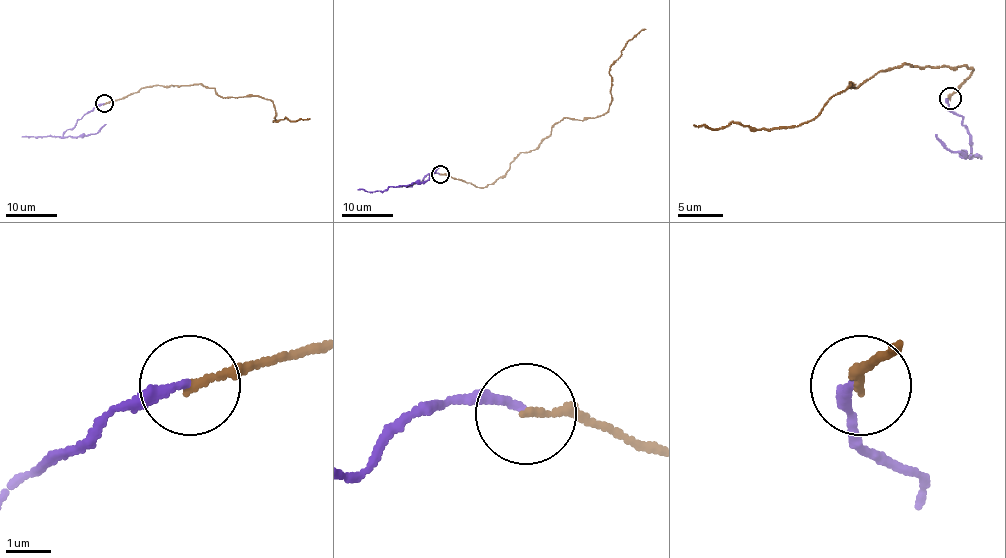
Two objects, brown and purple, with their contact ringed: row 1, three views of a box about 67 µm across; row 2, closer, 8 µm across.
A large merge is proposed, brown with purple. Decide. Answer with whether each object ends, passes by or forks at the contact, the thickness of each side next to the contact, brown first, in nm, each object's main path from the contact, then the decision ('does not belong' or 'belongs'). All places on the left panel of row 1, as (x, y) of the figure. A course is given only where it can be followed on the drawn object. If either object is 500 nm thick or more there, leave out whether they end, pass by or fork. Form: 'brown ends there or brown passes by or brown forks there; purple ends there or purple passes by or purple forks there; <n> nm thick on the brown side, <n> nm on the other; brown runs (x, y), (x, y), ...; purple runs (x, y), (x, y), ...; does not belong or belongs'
brown ends there; purple ends there; 160 nm thick on the brown side, 180 nm on the other; brown runs (104, 103), (149, 87), (201, 84), (219, 95), (257, 95), (273, 102), (273, 121), (310, 118); purple runs (104, 103), (84, 115), (63, 135), (95, 134), (105, 124); does not belong

